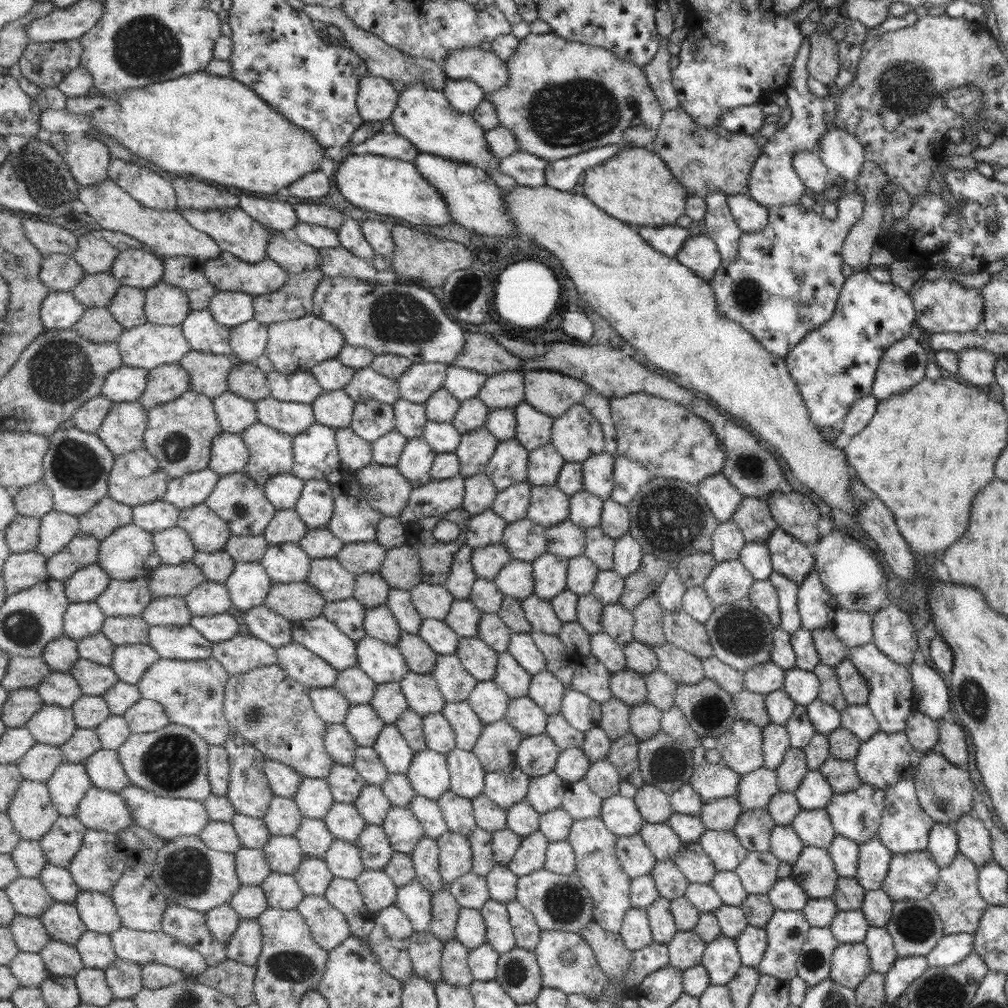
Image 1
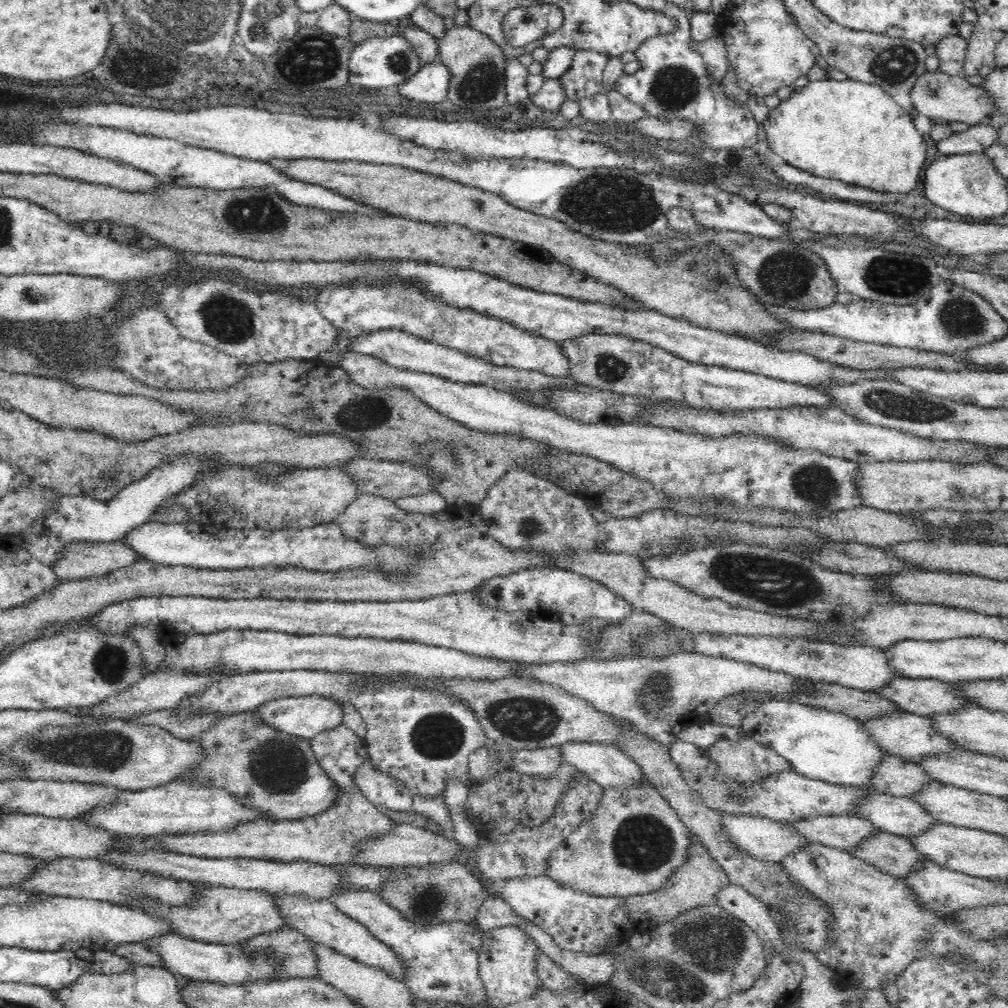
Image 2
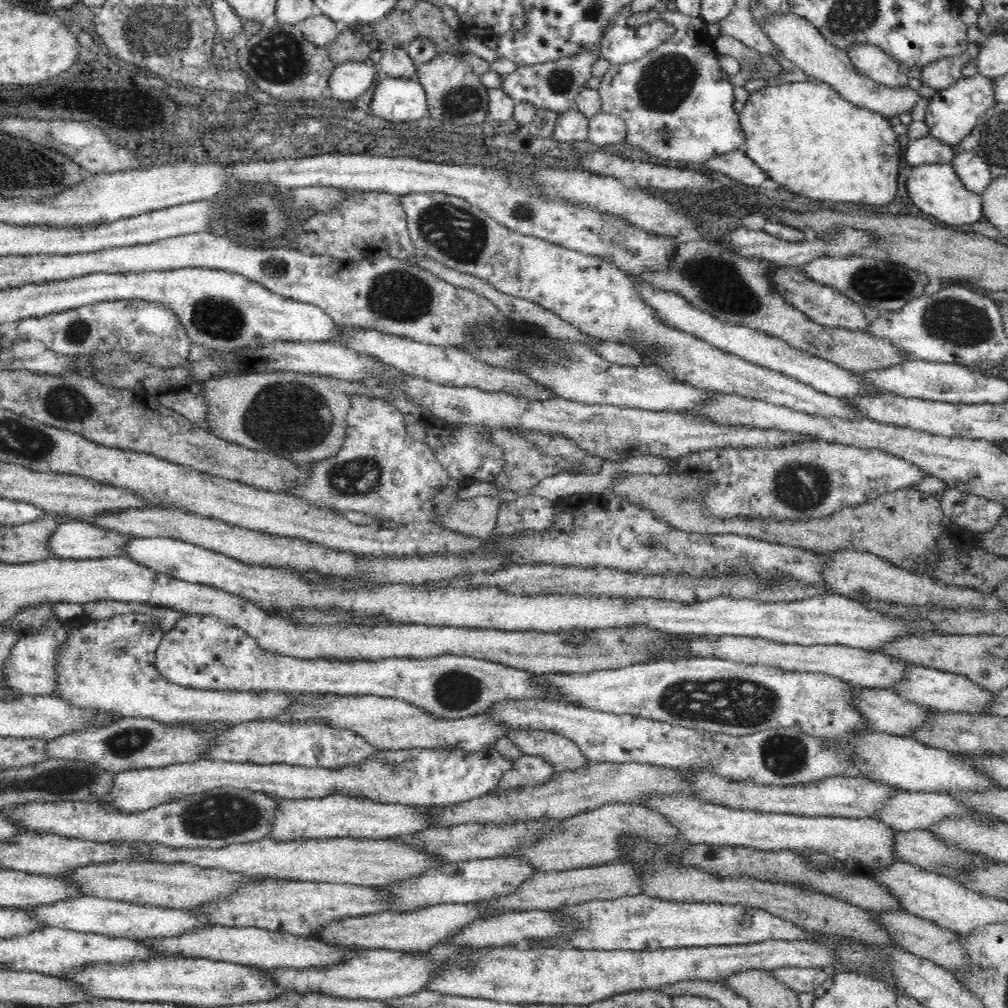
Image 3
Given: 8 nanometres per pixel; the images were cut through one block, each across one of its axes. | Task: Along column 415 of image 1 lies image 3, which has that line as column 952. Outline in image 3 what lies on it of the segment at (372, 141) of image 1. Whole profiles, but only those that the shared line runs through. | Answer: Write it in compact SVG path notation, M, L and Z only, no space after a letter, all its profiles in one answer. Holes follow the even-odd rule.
M928 134L925 137L912 139L907 144L905 160L914 167L923 164L946 164L950 163L958 152L958 146L950 146Z

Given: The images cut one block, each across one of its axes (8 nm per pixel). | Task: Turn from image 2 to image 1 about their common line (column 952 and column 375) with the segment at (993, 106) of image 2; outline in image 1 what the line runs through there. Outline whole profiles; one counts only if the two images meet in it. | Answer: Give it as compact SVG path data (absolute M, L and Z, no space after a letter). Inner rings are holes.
M369 74L361 79L358 109L366 122L376 123L391 118L399 99L400 94L384 77Z

